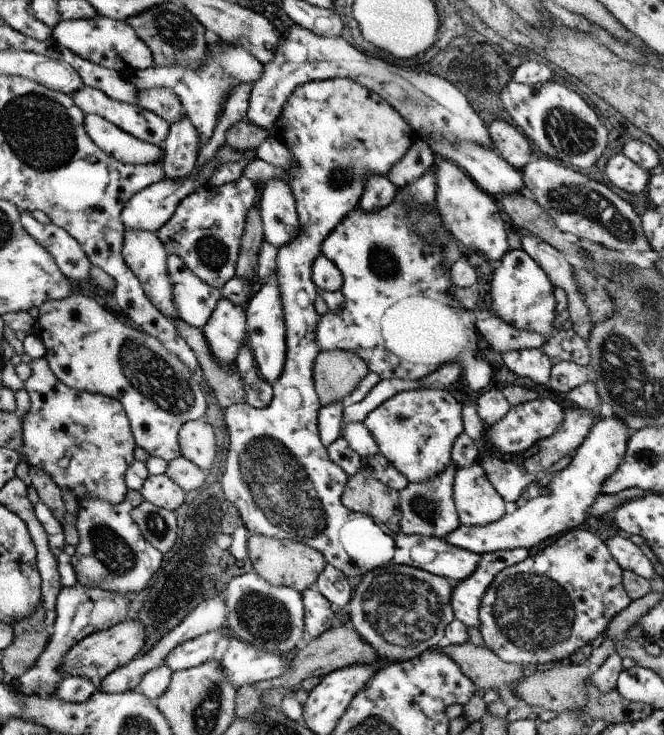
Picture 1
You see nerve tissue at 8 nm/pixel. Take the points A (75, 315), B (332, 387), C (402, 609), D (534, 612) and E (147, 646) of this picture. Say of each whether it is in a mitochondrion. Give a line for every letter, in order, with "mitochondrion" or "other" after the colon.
A: other
B: mitochondrion
C: mitochondrion
D: mitochondrion
E: other

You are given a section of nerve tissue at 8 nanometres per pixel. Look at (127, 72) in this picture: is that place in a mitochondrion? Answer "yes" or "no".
no

